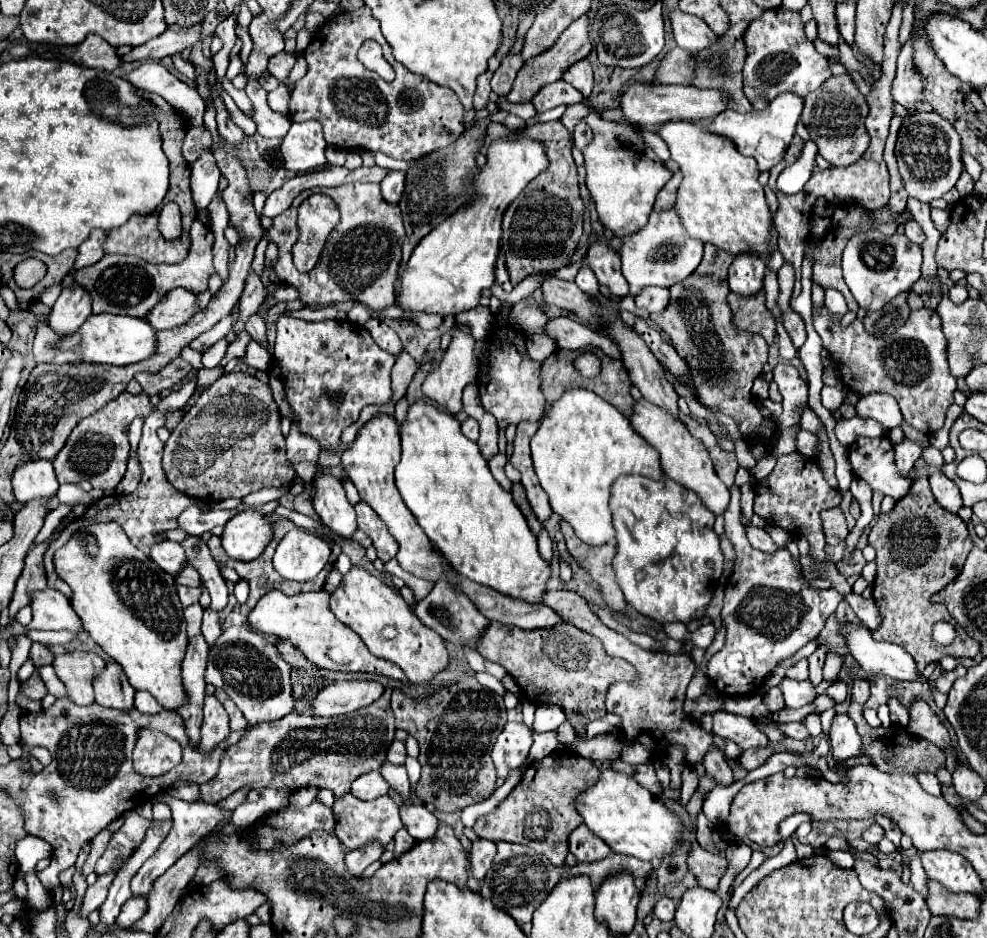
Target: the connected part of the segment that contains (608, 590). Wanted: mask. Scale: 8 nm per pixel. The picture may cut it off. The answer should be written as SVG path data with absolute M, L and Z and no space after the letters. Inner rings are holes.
M561 521L561 533L565 535L565 543L567 543L567 549L569 549L571 557L599 585L607 607L615 613L625 615L627 613L627 601L625 601L623 593L619 591L619 585L615 583L615 571L613 571L613 565L611 565L611 561L615 557L615 547L613 545L587 547L587 543L583 543L575 535L575 531L571 531L571 525L565 523L565 521Z

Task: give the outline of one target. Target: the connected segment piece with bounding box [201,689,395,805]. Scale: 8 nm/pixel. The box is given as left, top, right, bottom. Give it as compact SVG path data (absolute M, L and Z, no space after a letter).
M385 689L375 703L337 717L287 713L279 721L257 723L227 751L219 775L201 784L201 801L215 805L243 787L291 791L319 787L331 789L335 797L343 797L351 791L351 783L357 777L379 771L387 761L387 749L395 739L395 717L389 707L389 697L391 689Z

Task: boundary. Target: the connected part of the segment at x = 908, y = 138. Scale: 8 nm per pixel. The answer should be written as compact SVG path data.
M915 113L913 117L905 117L899 131L895 155L905 191L909 197L915 197L923 203L939 199L951 191L963 171L959 135L953 125L939 113Z

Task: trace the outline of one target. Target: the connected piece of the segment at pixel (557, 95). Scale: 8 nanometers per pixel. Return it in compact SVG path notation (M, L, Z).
M563 79L555 81L555 83L549 83L545 85L533 99L531 103L535 105L537 113L543 113L543 111L549 111L557 105L573 105L573 103L581 103L583 101L583 95L571 87L569 83L565 83Z

